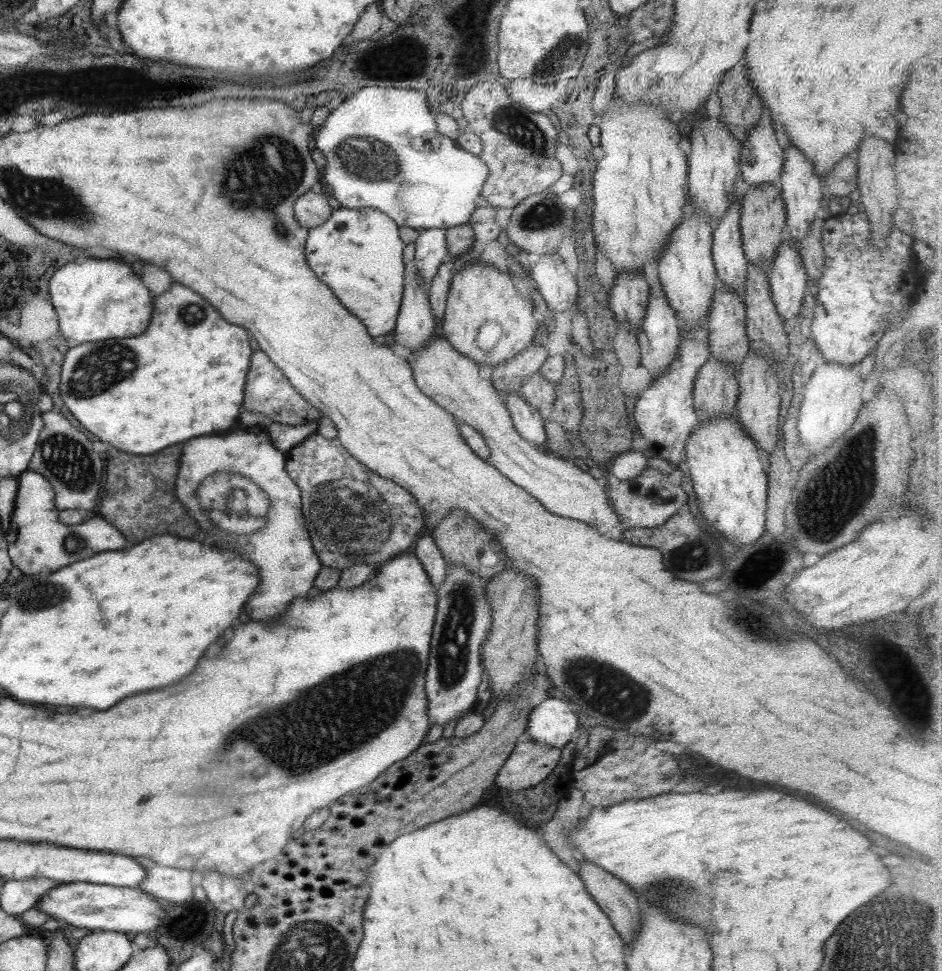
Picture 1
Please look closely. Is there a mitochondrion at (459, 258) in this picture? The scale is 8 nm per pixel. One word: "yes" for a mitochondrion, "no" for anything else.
no

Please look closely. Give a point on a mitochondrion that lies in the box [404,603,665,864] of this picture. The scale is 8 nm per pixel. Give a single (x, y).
(612, 693)

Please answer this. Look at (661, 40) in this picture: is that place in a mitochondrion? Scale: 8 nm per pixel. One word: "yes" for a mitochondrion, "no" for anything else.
no

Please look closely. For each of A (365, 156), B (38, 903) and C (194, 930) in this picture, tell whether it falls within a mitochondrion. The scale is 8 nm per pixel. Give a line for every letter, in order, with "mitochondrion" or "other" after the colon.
A: mitochondrion
B: other
C: other

